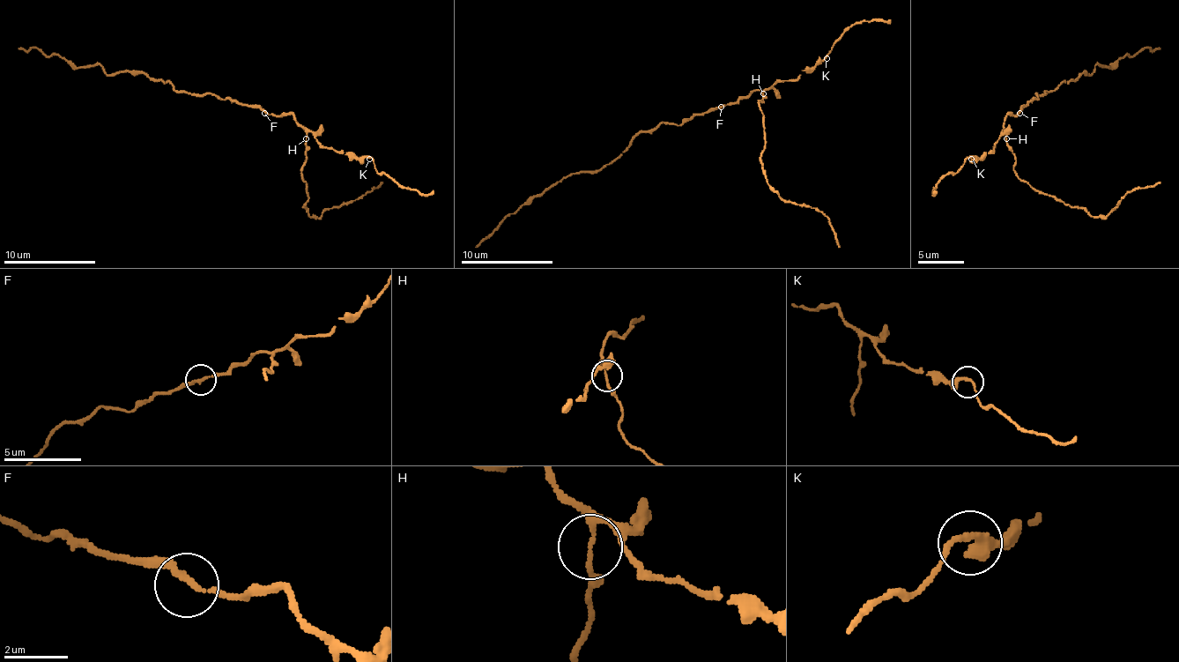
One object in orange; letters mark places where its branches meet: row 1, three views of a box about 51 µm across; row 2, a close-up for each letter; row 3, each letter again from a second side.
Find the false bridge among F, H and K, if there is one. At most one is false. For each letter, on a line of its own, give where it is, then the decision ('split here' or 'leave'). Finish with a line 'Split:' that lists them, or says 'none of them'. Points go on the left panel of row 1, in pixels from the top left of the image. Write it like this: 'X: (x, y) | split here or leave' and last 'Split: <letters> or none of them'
F: (264, 113) | leave
H: (306, 138) | leave
K: (369, 159) | leave
Split: none of them

